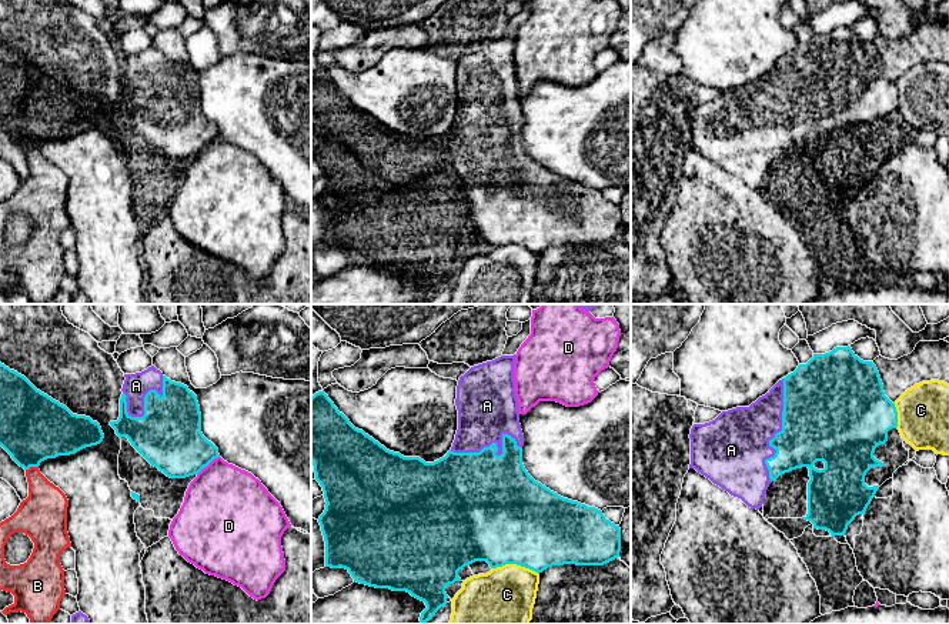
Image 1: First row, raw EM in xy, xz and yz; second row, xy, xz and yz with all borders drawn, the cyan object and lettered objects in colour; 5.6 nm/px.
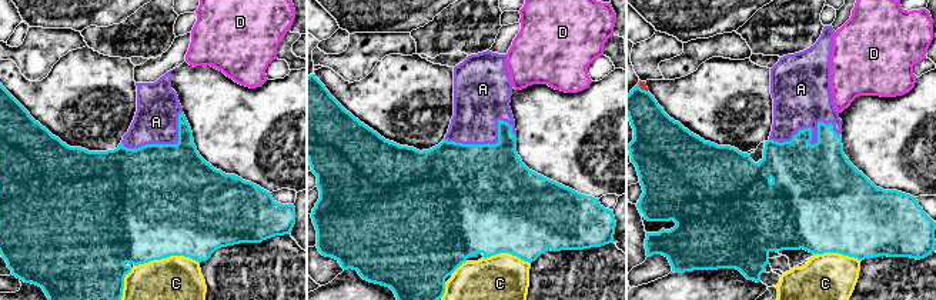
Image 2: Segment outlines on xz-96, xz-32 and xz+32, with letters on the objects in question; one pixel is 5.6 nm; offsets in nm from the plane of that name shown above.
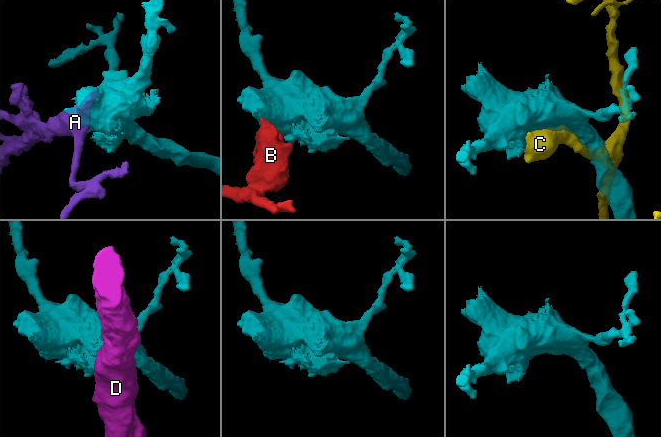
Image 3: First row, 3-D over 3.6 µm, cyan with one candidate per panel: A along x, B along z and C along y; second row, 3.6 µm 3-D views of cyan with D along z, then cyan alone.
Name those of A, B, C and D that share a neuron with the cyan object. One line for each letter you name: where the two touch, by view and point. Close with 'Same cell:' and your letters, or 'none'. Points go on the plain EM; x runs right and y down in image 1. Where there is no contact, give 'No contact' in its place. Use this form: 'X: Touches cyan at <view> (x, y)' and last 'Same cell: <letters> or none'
A: Touches cyan at yz (779, 112)
Same cell: A

